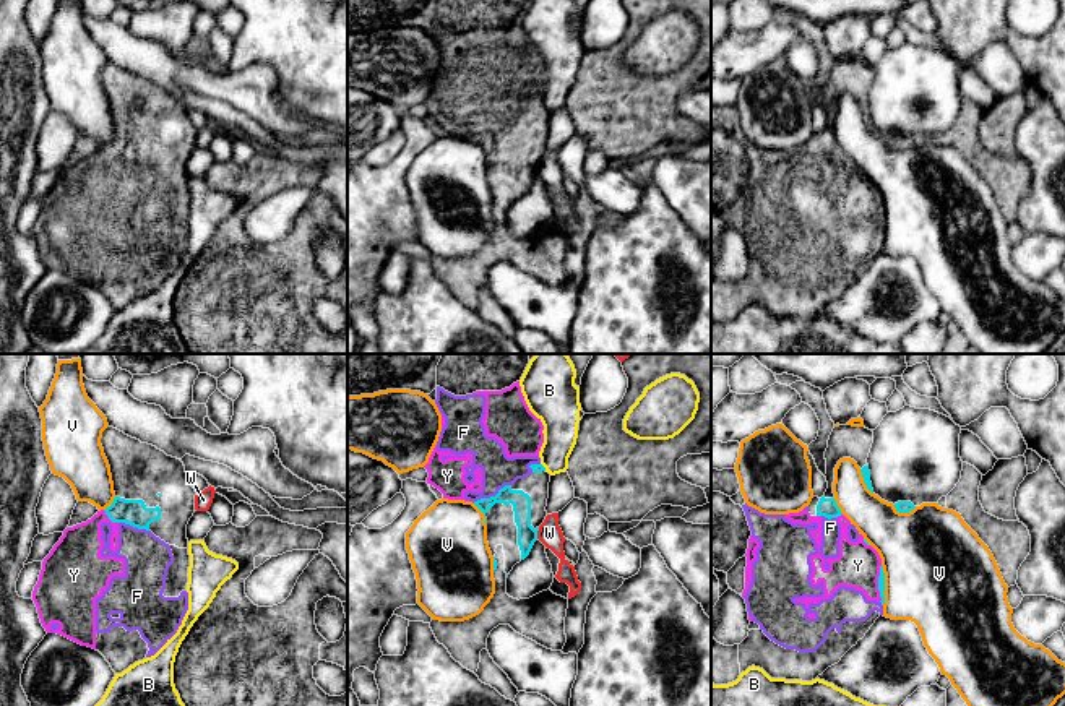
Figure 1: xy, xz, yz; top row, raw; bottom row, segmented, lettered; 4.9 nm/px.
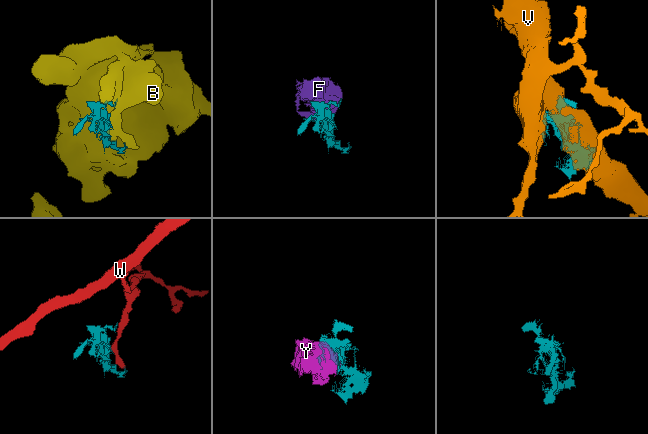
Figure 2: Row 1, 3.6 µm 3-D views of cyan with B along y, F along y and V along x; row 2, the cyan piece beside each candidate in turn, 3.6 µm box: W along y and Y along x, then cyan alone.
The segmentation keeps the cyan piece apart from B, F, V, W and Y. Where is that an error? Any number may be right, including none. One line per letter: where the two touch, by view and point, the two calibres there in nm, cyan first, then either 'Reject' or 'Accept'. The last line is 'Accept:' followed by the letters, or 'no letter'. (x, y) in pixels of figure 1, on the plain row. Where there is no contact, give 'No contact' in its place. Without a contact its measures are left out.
B: Touches cyan at xz (543, 103). Thickness 50 nm (cyan) against 180 nm. Reject
F: Touches cyan at xz (491, 133). Thickness 100 nm (cyan) against 160 nm. Accept
V: Touches cyan at yz (883, 221). Thickness 30 nm (cyan) against 480 nm. Reject
W: Touches cyan at xz (536, 169). Thickness 100 nm (cyan) against 120 nm. Reject
Y: Touches cyan at yz (879, 219). Thickness 30 nm (cyan) against 220 nm. Accept
Accept: F, Y

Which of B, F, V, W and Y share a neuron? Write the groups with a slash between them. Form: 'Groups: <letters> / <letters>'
Groups: B / F Y / V / W

